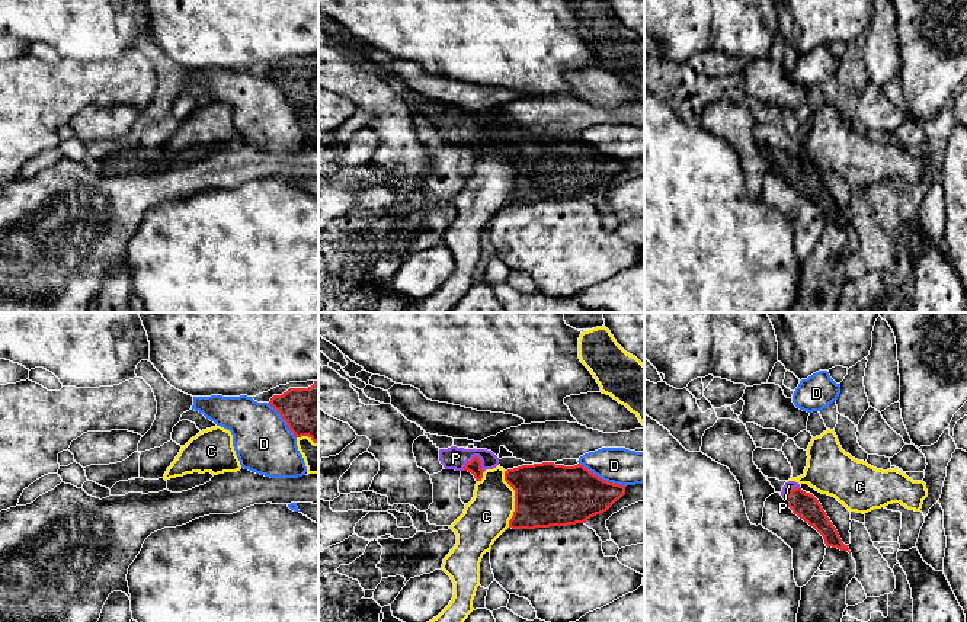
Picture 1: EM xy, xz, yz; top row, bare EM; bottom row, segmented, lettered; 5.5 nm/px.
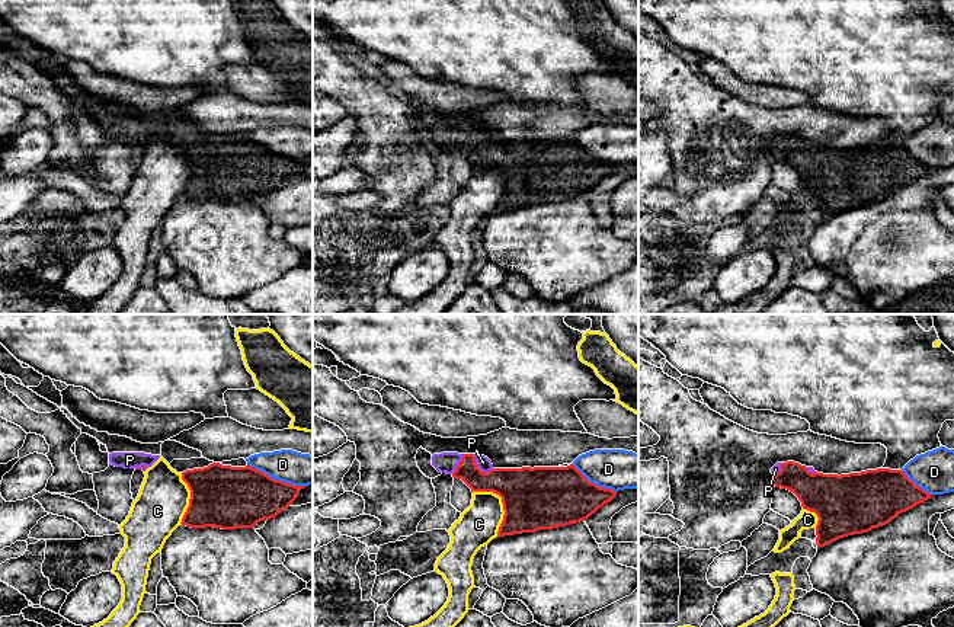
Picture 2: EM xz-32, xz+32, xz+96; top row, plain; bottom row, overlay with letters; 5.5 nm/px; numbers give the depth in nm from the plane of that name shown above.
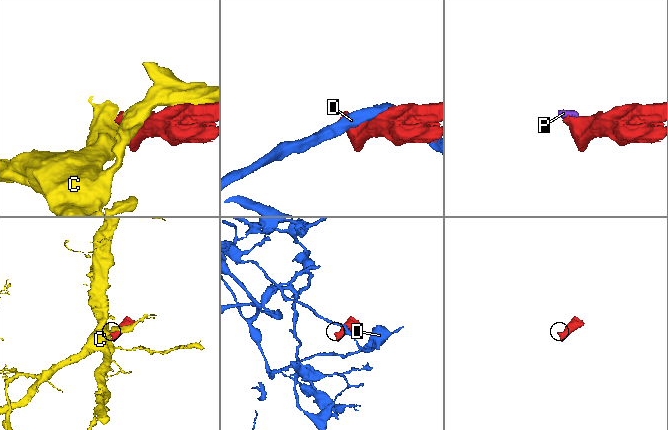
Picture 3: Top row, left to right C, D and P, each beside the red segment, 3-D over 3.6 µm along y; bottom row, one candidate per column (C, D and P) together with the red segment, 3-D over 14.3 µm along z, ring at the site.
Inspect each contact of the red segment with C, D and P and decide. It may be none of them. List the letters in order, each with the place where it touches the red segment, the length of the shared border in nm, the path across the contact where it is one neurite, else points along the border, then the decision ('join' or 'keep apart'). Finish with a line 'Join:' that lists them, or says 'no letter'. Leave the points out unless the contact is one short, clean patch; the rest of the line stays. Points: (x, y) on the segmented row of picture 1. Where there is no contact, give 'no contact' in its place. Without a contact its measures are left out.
C: meets red in xz at (515, 499); contact 320 nm long; keep apart
D: meets red in xz at (601, 478); contact 300 nm long; keep apart
P: meets red in xz at (471, 459); contact 130 nm long; runs through xz (474, 465), (471, 459), (455, 458); join
Join: P

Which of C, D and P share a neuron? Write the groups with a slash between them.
C / D / P

